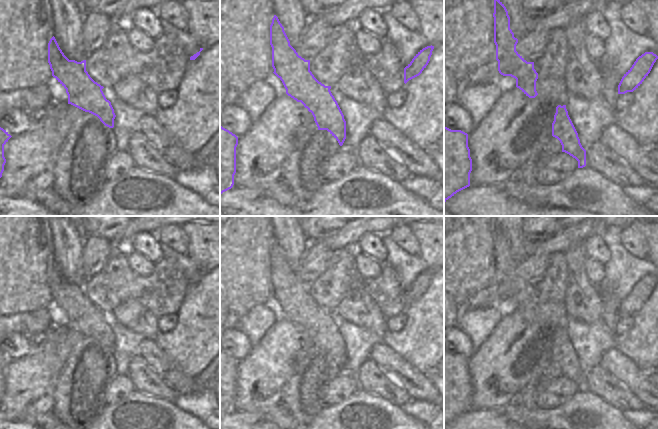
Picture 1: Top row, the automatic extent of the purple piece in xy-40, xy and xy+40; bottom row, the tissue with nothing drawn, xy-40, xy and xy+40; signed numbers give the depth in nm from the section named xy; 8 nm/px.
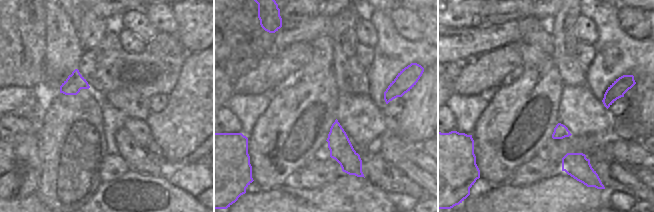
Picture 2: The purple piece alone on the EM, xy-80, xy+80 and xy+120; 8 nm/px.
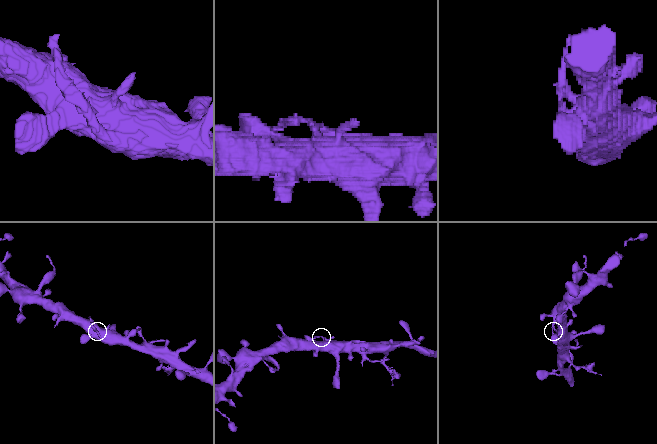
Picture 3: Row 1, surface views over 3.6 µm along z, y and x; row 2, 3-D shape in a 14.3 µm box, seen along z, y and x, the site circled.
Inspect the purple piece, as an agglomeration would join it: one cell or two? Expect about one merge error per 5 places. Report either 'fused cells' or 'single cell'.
single cell

